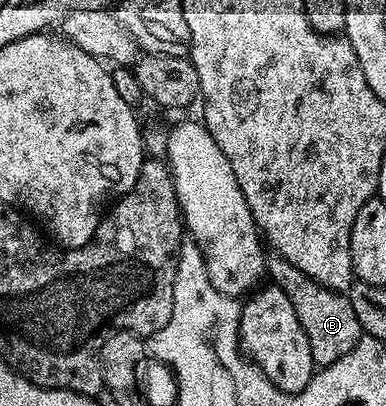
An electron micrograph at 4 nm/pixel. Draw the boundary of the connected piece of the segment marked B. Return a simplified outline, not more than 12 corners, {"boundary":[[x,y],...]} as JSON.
{"boundary":[[280,256],[267,278],[287,292],[314,367],[347,356],[363,337],[344,293]]}

